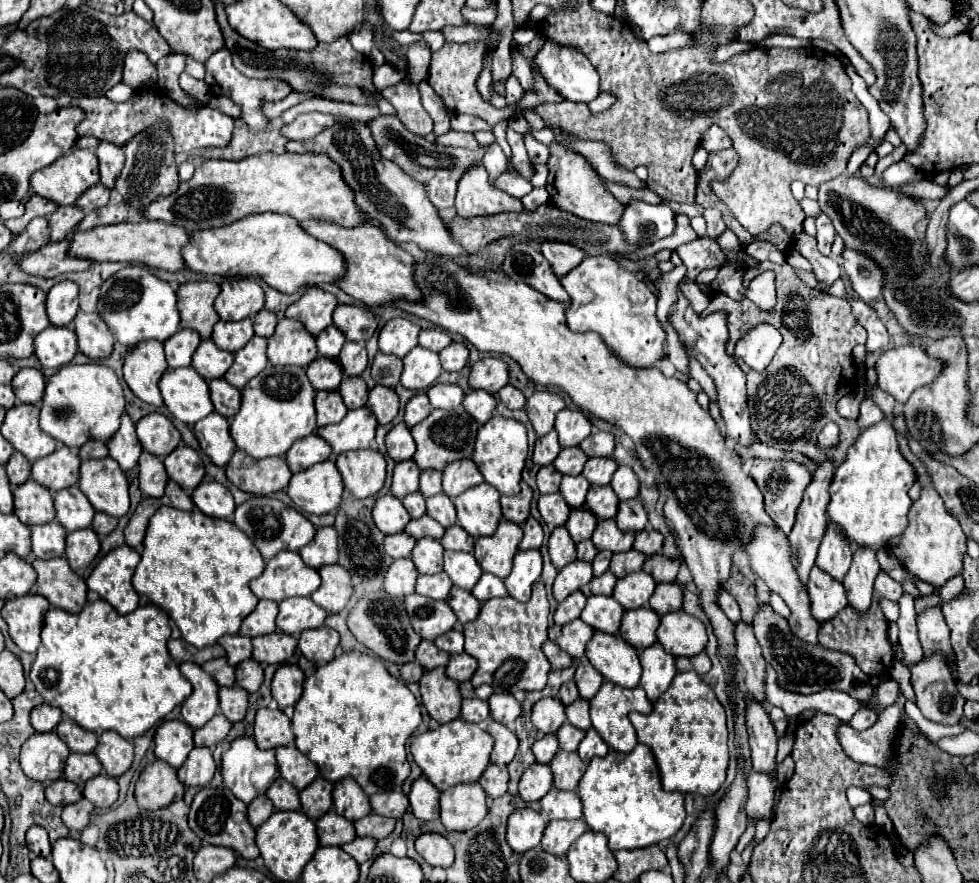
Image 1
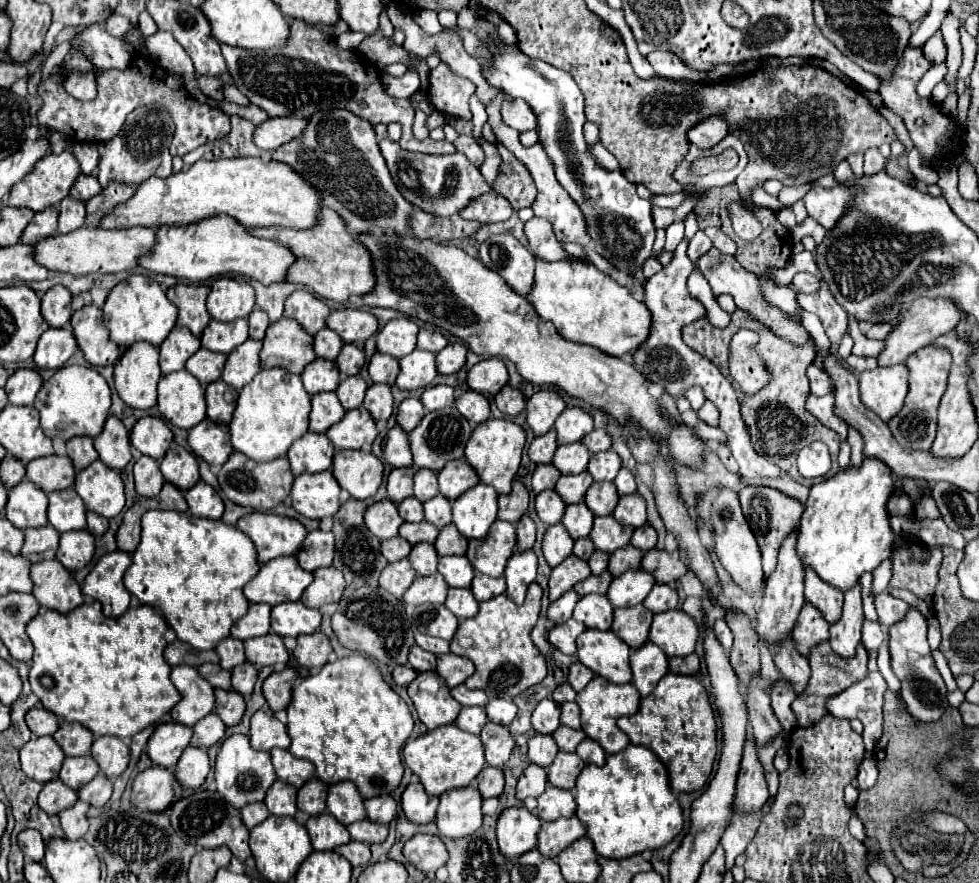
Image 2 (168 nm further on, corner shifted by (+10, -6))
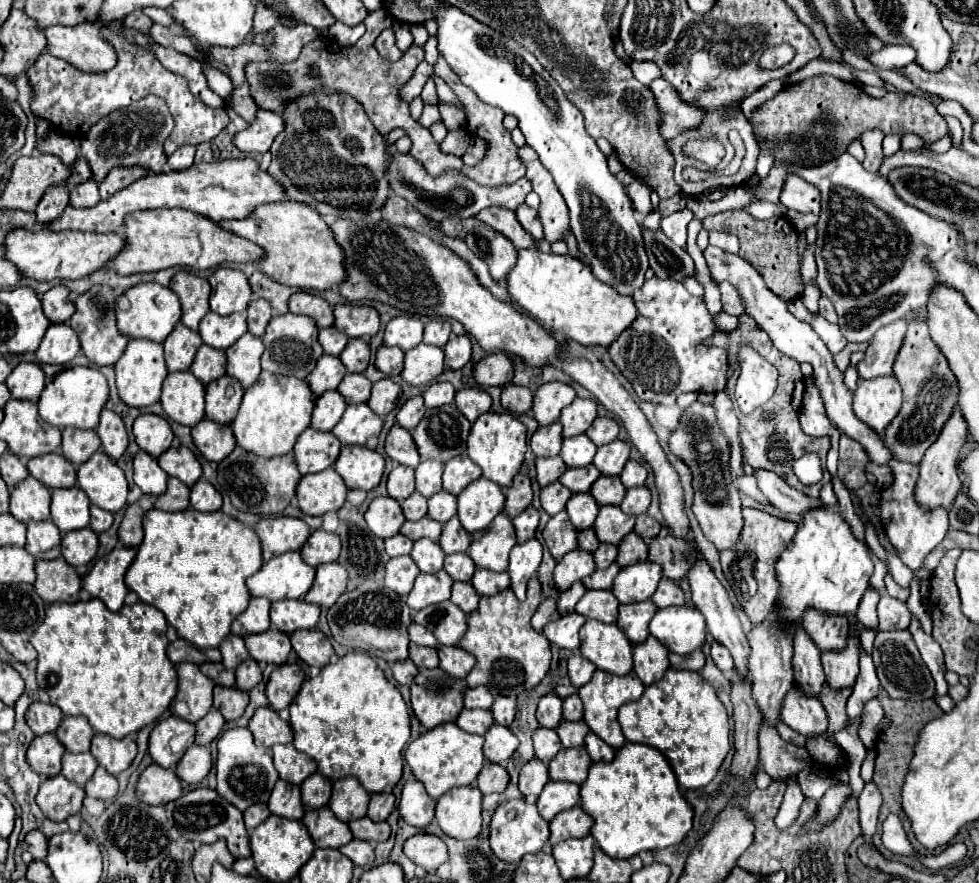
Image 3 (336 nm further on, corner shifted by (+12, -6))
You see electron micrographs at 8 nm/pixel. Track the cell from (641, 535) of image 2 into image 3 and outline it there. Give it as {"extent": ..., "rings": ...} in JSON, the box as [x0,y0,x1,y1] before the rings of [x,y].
{"extent":[634,515,660,543],"rings":[[[638,515],[636,517],[636,527],[634,527],[634,531],[646,541],[646,543],[650,543],[658,533],[660,533],[660,523],[658,521],[654,521],[650,515]]]}

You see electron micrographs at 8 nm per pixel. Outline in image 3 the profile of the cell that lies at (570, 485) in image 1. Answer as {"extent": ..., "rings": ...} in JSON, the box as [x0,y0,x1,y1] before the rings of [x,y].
{"extent":[560,467,600,493],"rings":[[[580,467],[580,469],[566,469],[564,475],[560,477],[560,483],[568,487],[572,493],[588,493],[592,483],[600,477],[596,467]]]}

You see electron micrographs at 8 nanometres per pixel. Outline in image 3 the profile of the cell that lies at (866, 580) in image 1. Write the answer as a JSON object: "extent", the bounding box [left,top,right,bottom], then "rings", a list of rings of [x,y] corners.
{"extent":[822,615,860,689],"rings":[[[848,615],[848,623],[850,623],[848,645],[842,651],[822,651],[822,667],[826,673],[826,681],[832,685],[832,689],[854,685],[856,679],[852,679],[852,675],[858,675],[860,631],[854,615]]]}

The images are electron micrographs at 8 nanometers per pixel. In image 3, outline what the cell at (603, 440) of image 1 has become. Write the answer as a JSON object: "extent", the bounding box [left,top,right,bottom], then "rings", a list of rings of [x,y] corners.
{"extent":[586,417,618,447],"rings":[[[598,417],[598,419],[590,425],[590,429],[586,431],[586,435],[592,439],[592,443],[594,443],[596,447],[602,447],[602,445],[608,445],[608,443],[612,443],[612,441],[616,439],[616,435],[618,435],[618,425],[616,425],[616,421],[612,421],[612,419],[608,419],[608,417]]]}

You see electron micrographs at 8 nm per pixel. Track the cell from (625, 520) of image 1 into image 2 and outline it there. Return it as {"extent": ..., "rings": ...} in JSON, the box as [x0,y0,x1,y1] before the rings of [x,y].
{"extent":[614,493,646,527],"rings":[[[640,493],[620,497],[620,501],[614,509],[614,517],[618,519],[618,523],[624,523],[624,525],[632,525],[632,527],[644,525],[646,523],[646,501],[644,501],[644,497]]]}

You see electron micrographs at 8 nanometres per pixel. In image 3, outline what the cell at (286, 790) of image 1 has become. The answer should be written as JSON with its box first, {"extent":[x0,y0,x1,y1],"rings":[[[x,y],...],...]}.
{"extent":[268,779,304,819],"rings":[[[280,779],[272,789],[268,809],[272,811],[272,815],[278,815],[278,817],[302,819],[304,807],[302,807],[302,801],[300,801],[300,787]]]}

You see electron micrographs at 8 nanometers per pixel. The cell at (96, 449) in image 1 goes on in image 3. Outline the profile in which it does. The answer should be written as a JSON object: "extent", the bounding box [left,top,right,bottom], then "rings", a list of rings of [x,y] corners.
{"extent":[62,427,100,465],"rings":[[[72,427],[62,431],[62,455],[80,465],[88,457],[92,457],[100,449],[100,439],[96,439],[94,431],[72,431]]]}

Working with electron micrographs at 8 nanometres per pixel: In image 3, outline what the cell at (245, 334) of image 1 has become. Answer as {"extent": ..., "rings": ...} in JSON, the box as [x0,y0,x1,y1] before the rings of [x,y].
{"extent":[198,311,246,349],"rings":[[[210,311],[200,321],[198,333],[206,345],[214,349],[228,349],[246,333],[246,317],[242,313],[222,317]]]}

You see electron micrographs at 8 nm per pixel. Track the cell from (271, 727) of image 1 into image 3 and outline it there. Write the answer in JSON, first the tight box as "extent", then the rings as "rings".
{"extent":[248,707,292,747],"rings":[[[260,707],[254,717],[250,719],[248,729],[254,735],[254,743],[260,747],[272,747],[272,745],[290,745],[292,743],[292,729],[286,721],[278,717],[276,711],[268,707]]]}

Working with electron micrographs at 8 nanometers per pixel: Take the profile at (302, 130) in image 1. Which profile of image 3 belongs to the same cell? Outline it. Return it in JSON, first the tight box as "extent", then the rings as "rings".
{"extent":[234,111,284,153],"rings":[[[256,111],[256,119],[234,137],[234,145],[246,153],[266,153],[276,139],[276,135],[284,131],[284,119],[272,111]]]}

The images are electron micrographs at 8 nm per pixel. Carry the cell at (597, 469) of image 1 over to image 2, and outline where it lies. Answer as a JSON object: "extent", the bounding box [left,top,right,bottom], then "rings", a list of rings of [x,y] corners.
{"extent":[588,449,622,481],"rings":[[[610,449],[606,453],[592,455],[588,463],[588,473],[594,477],[594,481],[614,481],[620,467],[622,467],[620,455]]]}

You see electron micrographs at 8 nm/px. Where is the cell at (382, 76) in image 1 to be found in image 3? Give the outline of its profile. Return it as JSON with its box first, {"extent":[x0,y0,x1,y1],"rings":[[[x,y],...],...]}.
{"extent":[410,24,429,46],"rings":[[[412,24],[410,25],[410,31],[413,35],[413,44],[417,46],[424,46],[429,38],[429,34],[423,24]]]}

